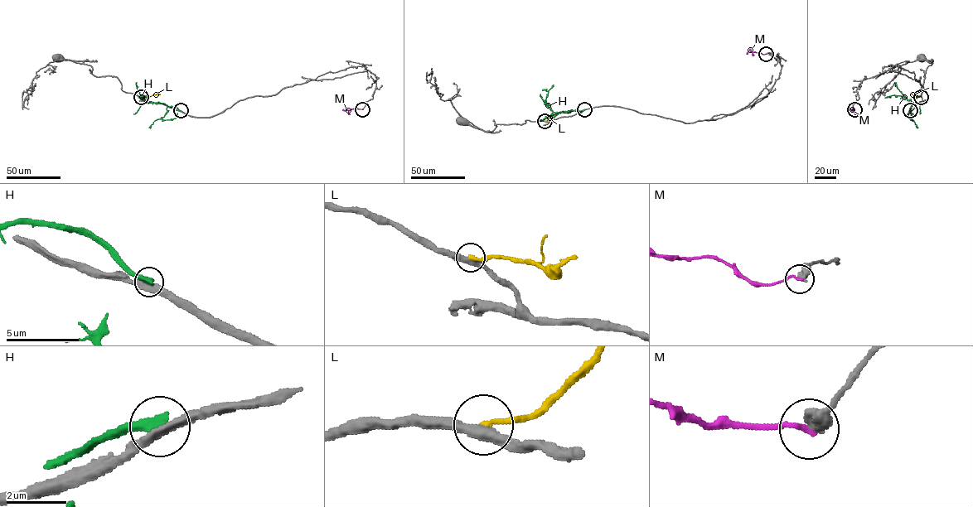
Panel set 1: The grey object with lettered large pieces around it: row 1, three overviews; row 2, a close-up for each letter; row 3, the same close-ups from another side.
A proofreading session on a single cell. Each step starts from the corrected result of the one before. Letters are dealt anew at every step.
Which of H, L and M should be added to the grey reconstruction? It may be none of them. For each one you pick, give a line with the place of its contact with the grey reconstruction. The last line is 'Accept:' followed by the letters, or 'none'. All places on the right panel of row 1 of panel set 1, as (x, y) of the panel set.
Accept: none

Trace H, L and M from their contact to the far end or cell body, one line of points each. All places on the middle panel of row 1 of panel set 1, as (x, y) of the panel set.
H: (584, 109), (554, 113), (545, 100), (548, 90), (554, 84)
L: (544, 121), (563, 111)
M: (766, 54), (750, 50), (747, 54)

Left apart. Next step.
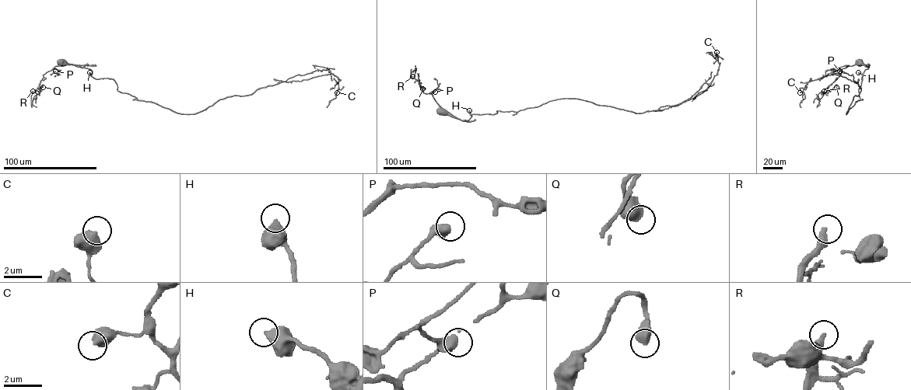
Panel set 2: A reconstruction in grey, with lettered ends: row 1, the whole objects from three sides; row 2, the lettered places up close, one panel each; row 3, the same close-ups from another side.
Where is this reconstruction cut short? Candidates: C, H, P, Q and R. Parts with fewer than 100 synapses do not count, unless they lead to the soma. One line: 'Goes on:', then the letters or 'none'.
Goes on: R

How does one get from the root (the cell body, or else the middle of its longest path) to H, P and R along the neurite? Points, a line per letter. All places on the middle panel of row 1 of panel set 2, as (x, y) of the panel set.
H: (443, 111), (446, 109), (460, 120), (467, 120), (471, 116), (469, 110)
P: (443, 111), (432, 94), (439, 86), (432, 91), (435, 92)
R: (443, 111), (431, 93), (422, 92), (419, 81), (414, 78), (415, 69), (411, 71), (412, 76)

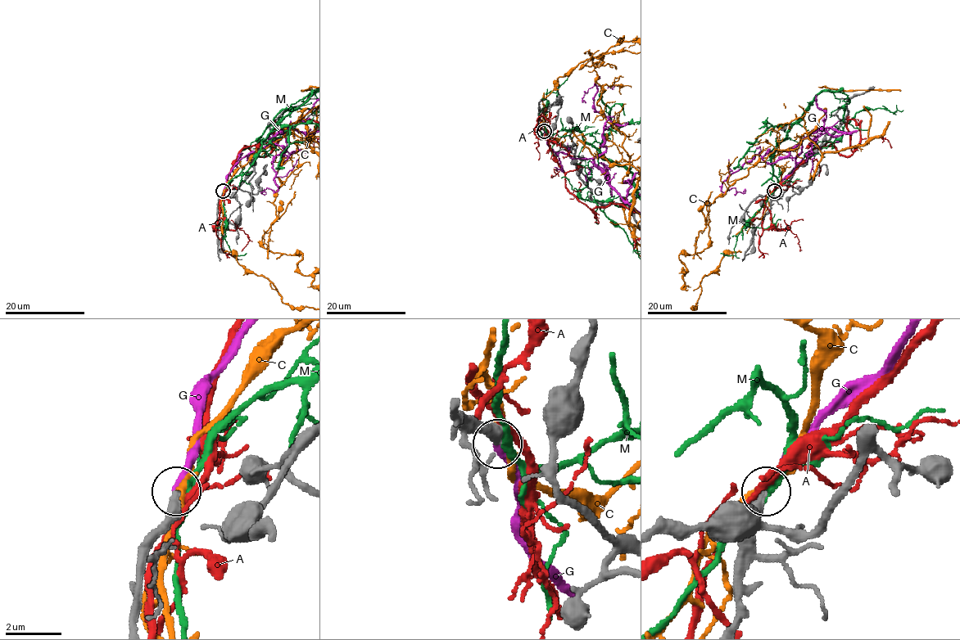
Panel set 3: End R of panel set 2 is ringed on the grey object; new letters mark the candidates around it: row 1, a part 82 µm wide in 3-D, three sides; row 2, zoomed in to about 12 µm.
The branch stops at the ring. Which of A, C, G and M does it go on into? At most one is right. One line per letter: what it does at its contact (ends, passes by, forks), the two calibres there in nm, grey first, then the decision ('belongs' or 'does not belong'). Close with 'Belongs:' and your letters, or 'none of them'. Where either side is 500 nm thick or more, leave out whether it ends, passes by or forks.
A: calibres 500 and 220 nm; does not belong
C: it passes by; calibres 480 and 280 nm; does not belong
G: it ends; calibres 400 and 240 nm; belongs
M: it passes by; calibres 480 and 300 nm; does not belong
Belongs: G

